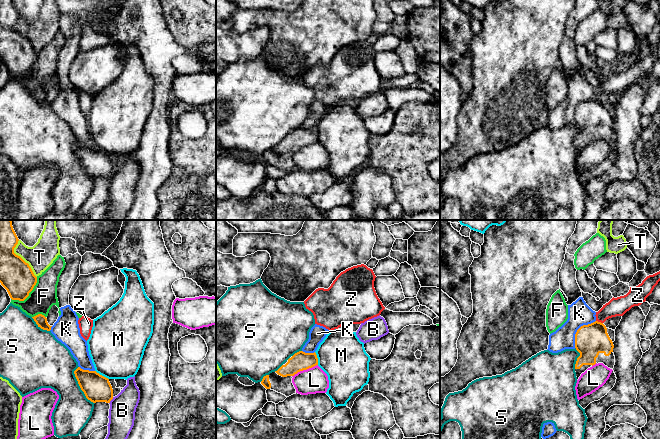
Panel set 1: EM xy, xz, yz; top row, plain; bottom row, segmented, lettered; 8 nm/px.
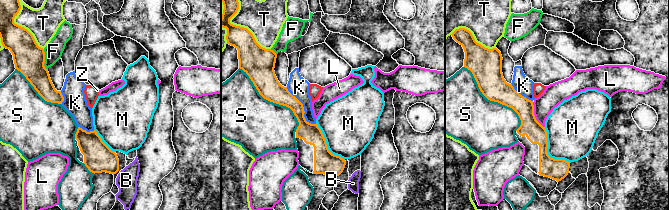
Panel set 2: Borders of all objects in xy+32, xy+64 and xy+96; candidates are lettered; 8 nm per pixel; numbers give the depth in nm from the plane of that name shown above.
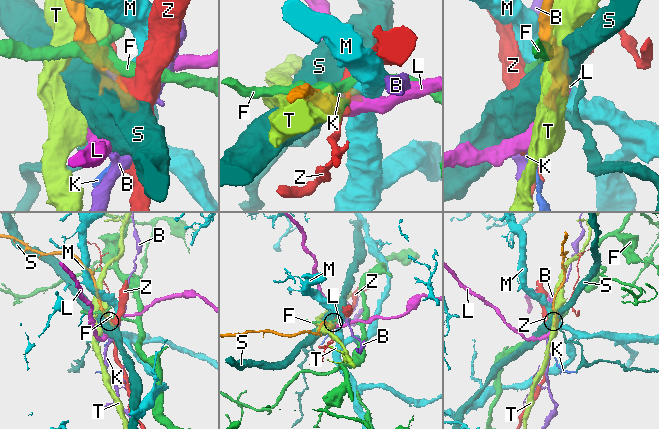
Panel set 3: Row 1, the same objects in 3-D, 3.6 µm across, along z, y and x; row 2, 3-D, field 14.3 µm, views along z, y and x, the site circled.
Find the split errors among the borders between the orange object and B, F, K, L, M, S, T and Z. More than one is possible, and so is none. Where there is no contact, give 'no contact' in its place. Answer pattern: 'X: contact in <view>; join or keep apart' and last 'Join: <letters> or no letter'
B: contact in xy; keep apart
F: contact in xy; keep apart
K: contact in yz; keep apart
L: contact in xz; keep apart
M: contact in xy; keep apart
S: contact in xy; keep apart
T: contact in xy; keep apart
Z: contact in yz; keep apart
Join: no letter

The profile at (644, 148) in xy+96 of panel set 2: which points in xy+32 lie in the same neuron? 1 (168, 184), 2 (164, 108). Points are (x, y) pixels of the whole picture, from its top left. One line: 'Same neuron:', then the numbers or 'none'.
Same neuron: 1

